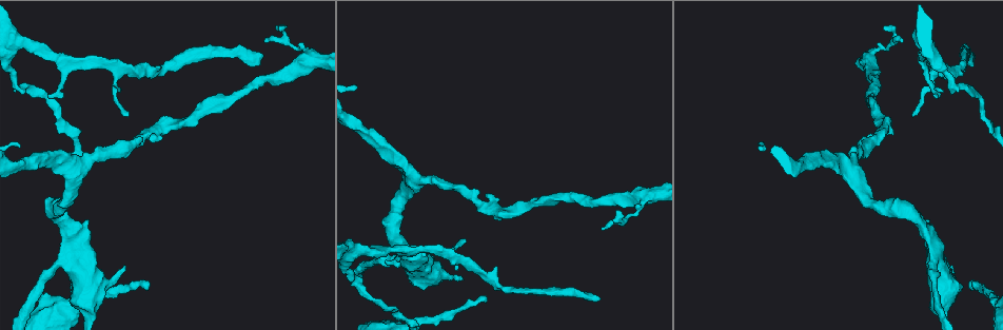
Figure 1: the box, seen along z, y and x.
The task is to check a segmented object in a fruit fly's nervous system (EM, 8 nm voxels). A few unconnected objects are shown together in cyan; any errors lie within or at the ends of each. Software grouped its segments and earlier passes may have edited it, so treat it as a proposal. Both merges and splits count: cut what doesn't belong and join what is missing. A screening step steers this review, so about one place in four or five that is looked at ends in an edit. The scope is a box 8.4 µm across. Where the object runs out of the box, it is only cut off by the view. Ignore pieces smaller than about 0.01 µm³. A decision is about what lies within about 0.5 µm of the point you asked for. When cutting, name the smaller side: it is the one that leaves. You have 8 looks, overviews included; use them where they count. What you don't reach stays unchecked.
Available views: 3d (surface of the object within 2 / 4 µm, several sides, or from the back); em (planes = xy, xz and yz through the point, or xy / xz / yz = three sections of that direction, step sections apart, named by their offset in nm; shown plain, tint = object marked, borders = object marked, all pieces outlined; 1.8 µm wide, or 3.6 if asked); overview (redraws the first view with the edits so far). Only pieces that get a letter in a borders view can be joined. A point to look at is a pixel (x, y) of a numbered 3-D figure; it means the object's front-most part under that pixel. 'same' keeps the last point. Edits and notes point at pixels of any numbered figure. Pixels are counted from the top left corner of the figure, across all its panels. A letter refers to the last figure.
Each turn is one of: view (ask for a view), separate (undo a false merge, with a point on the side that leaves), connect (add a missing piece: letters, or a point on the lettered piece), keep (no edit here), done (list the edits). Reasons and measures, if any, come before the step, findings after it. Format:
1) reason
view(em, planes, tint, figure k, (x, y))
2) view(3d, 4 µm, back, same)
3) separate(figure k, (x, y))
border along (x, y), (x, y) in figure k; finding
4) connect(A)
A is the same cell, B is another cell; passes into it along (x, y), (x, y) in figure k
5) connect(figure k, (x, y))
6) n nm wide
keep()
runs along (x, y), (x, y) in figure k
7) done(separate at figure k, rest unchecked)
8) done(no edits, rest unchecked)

tapers out
view(em, yz, step 4, tint, figure 1, (47, 96))

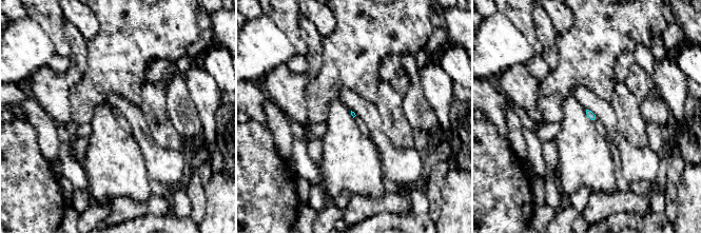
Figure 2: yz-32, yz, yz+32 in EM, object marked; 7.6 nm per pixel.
view(em, planes, borders, same)

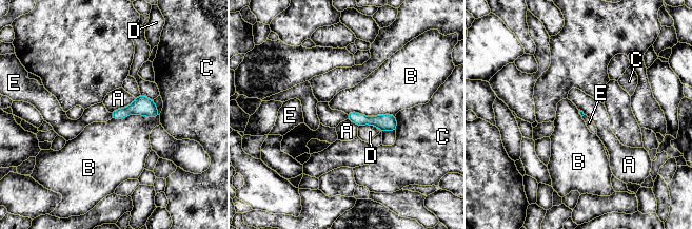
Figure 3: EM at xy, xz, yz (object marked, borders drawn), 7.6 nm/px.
B touches over 380 nm
keep()
A, B, C, D and E are other cells; no lettered piece goes on from it

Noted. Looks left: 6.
end of a long branch
view(em, planes, borders, figure 1, (595, 301))

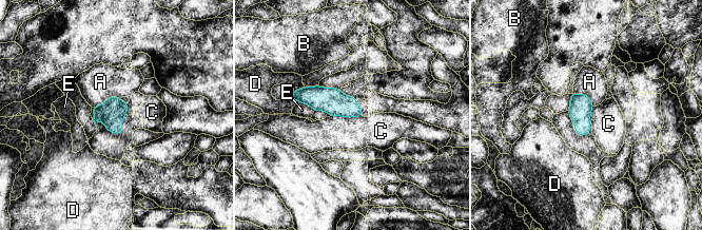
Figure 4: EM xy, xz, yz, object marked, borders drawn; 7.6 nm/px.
keep()
A, B, C, D and E are other cells; runs along (294, 94), (330, 99), (359, 113) in figure 4; none of them fits

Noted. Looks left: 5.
tapers out
view(em, xz, step 8, plain, figure 1, (971, 289))

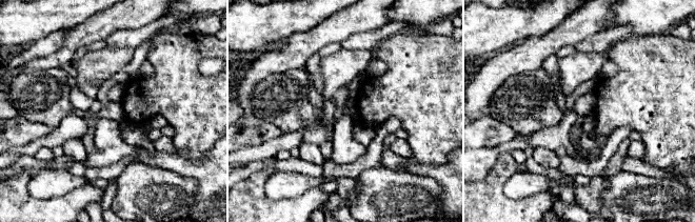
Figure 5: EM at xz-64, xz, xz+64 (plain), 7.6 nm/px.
view(em, xz, step 8, borders, same)

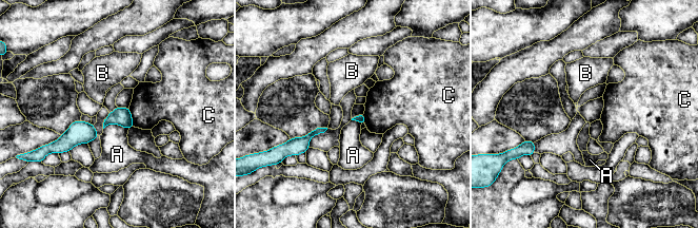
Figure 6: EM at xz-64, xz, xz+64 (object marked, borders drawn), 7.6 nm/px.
A touches over 200 nm
keep()
A, B and C are other cells; no lettered piece goes on from it

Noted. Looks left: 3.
done(no edits, rest unchecked)

